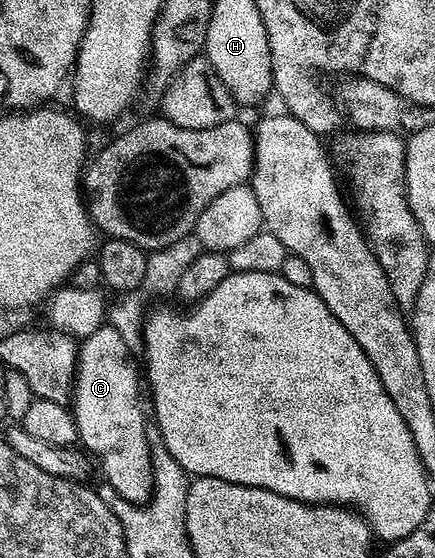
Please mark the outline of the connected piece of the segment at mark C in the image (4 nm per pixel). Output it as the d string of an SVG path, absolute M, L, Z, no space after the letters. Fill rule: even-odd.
M108 322L103 323L100 328L93 330L93 334L82 337L79 344L79 365L75 371L75 390L71 394L70 407L75 413L75 425L79 431L78 443L97 461L97 468L103 471L102 479L109 486L113 486L113 490L117 490L117 494L121 494L121 498L125 498L131 504L146 504L151 498L153 490L153 466L151 465L151 455L149 454L149 442L147 441L148 421L143 421L143 408L139 405L139 380L141 384L141 368L135 365L136 357L131 354L129 348L125 346L124 339L118 334Z

